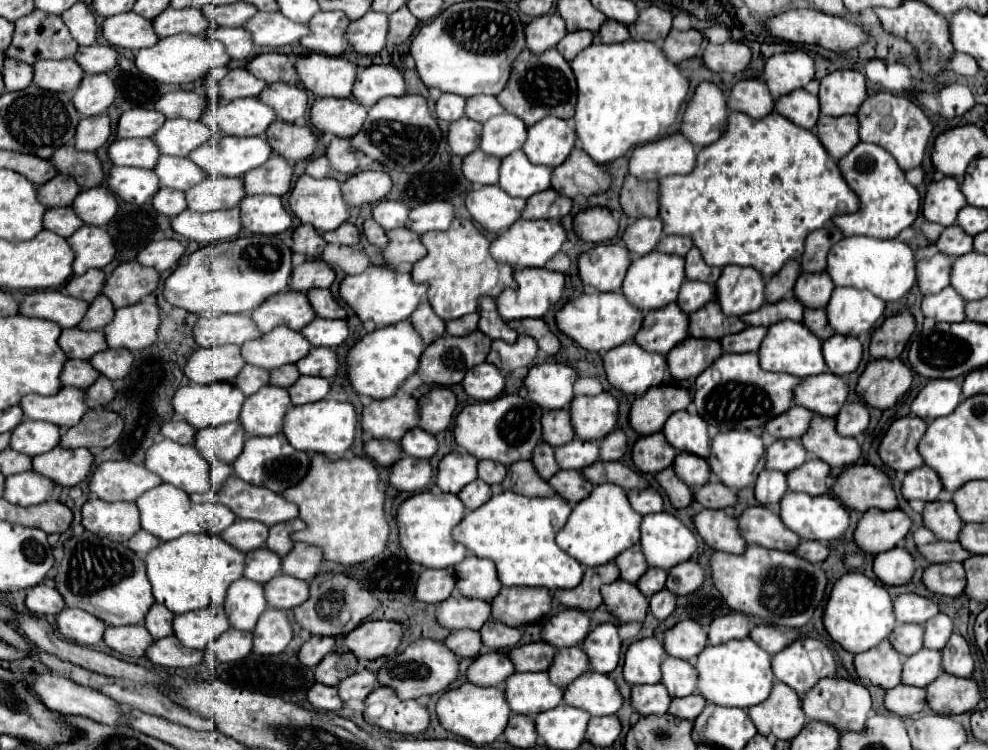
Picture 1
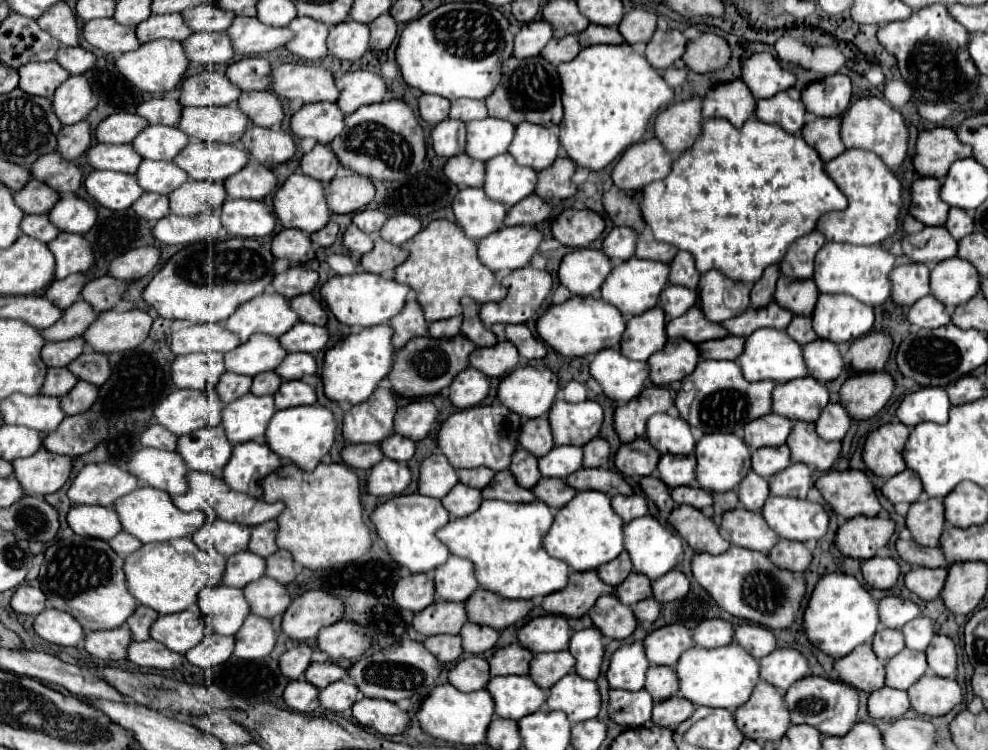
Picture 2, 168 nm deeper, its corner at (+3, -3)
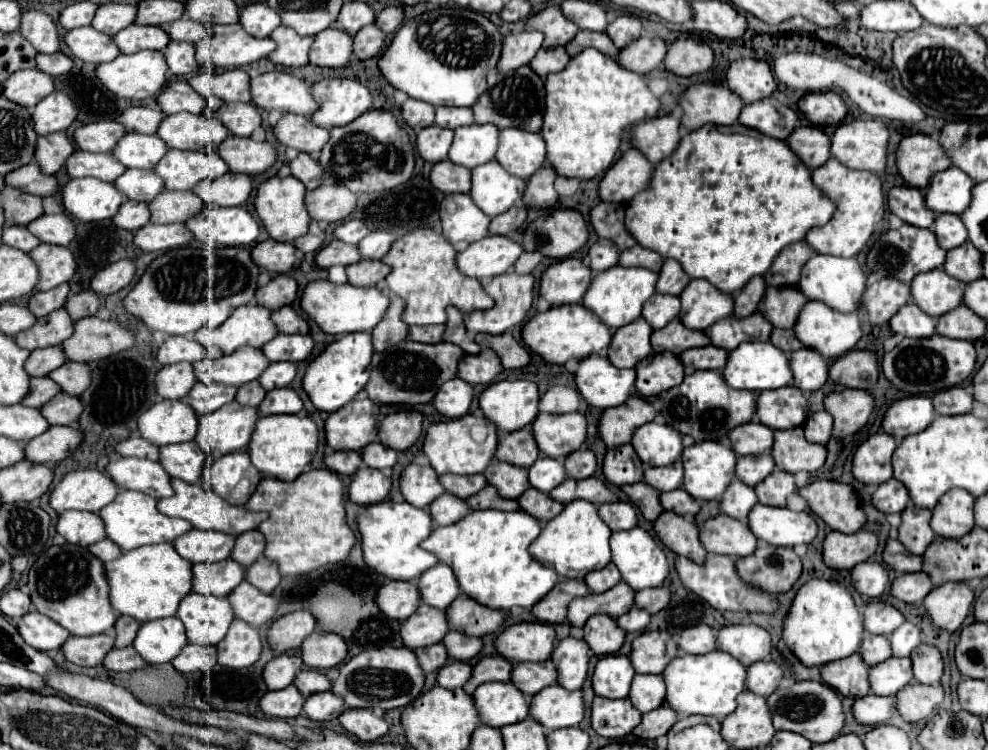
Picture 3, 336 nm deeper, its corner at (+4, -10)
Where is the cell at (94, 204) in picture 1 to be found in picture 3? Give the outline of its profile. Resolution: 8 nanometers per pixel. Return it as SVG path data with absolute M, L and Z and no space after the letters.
M66 213L58 215L42 215L40 219L32 221L28 229L42 241L54 245L68 245L76 237L76 227L72 217Z

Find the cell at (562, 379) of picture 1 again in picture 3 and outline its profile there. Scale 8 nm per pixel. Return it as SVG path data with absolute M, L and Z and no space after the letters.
M496 381L480 395L480 409L500 431L516 431L538 415L540 393L534 381Z

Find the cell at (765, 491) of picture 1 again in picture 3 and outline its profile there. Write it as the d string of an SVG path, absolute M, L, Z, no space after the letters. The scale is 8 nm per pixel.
M732 481L732 485L728 485L728 489L724 491L724 497L720 501L720 509L738 519L738 521L748 521L748 513L752 511L752 507L758 503L756 491L750 485L744 485L742 481Z

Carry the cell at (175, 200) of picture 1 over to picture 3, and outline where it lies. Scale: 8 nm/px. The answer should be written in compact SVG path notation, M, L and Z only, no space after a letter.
M124 201L124 205L118 209L118 213L112 219L116 225L120 225L122 229L130 229L136 231L142 225L150 223L150 213L148 213L148 205L140 203L140 201Z

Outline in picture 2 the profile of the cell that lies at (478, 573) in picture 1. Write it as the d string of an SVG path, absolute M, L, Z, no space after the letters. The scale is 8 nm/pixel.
M449 556L443 566L435 568L435 596L445 602L465 602L477 590L477 578L469 560Z

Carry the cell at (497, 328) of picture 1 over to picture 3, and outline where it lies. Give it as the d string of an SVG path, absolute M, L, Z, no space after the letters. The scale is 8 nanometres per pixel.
M448 307L446 313L448 313L448 323L446 323L446 331L444 331L444 341L450 341L454 345L460 345L466 353L472 353L472 355L480 353L482 347L466 335L462 311L456 309L456 307Z

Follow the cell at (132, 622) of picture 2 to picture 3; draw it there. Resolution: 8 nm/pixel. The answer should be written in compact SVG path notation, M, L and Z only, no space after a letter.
M120 615L118 621L116 621L116 627L114 627L114 629L116 629L116 647L122 649L122 647L132 645L132 641L134 641L140 625L142 625L142 623L136 621L134 617L124 617L124 615Z

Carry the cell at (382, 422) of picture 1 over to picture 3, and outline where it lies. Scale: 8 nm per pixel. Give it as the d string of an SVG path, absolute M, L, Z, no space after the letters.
M368 399L352 401L346 407L328 415L326 443L334 451L362 451L366 445L370 445L378 439L378 429L380 429L380 407L378 405L368 407Z

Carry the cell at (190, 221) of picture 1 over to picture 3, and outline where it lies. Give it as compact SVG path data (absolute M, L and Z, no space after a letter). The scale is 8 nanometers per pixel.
M148 223L134 235L134 245L142 251L162 251L162 249L176 249L186 245L194 239L192 231L184 223L172 225L156 225Z

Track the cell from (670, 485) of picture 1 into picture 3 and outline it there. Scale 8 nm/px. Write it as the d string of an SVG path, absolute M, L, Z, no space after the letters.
M644 481L632 483L632 485L624 485L622 491L630 497L630 501L642 511L644 519L648 519L648 521L656 521L656 517L660 517L660 513L664 511L664 507L660 505L658 489L652 489Z

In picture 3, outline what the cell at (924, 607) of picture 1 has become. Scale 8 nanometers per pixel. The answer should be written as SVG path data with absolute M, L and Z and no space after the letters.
M872 601L864 611L864 629L872 635L892 635L904 621L896 607L882 601Z

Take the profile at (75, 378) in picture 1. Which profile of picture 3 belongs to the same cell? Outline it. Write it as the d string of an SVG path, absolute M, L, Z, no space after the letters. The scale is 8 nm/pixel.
M32 377L32 381L30 381L30 393L22 399L22 403L26 407L42 407L52 397L56 397L56 393L60 393L60 391L62 389L50 377Z

